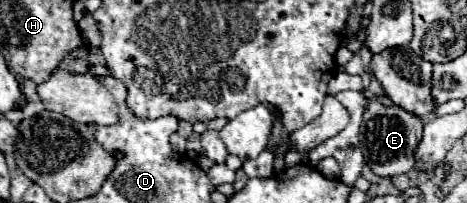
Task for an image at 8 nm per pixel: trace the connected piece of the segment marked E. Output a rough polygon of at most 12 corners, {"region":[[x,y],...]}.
{"region":[[376,101],[362,117],[370,169],[396,177],[414,167],[424,117]]}

